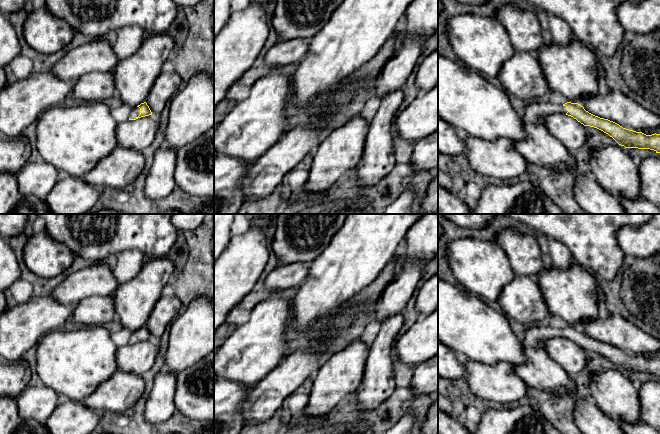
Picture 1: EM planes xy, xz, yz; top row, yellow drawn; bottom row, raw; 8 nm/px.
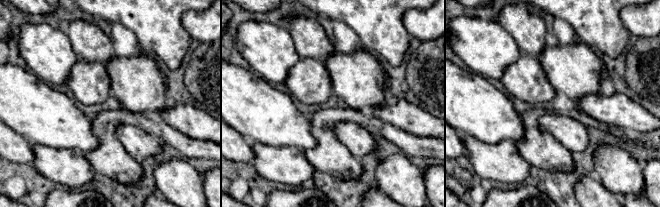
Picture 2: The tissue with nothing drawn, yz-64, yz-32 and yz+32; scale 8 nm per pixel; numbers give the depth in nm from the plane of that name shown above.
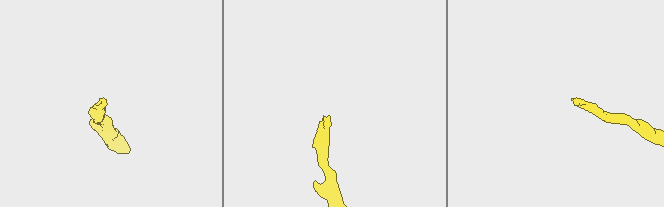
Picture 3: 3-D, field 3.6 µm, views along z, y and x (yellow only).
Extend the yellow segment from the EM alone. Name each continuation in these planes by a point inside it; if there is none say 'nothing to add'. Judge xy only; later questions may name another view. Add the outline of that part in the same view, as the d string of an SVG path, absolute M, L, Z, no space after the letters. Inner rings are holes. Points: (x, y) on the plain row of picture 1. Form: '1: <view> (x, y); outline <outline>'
1: xy (135, 336); outline M135 331L132 333L131 338L129 340L130 343L134 343L135 341L138 341L140 339L140 332Z

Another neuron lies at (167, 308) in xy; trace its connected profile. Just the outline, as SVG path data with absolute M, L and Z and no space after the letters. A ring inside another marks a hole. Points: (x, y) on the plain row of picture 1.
M162 295L148 317L146 327L155 340L159 340L172 321L181 313L181 301L175 295Z

